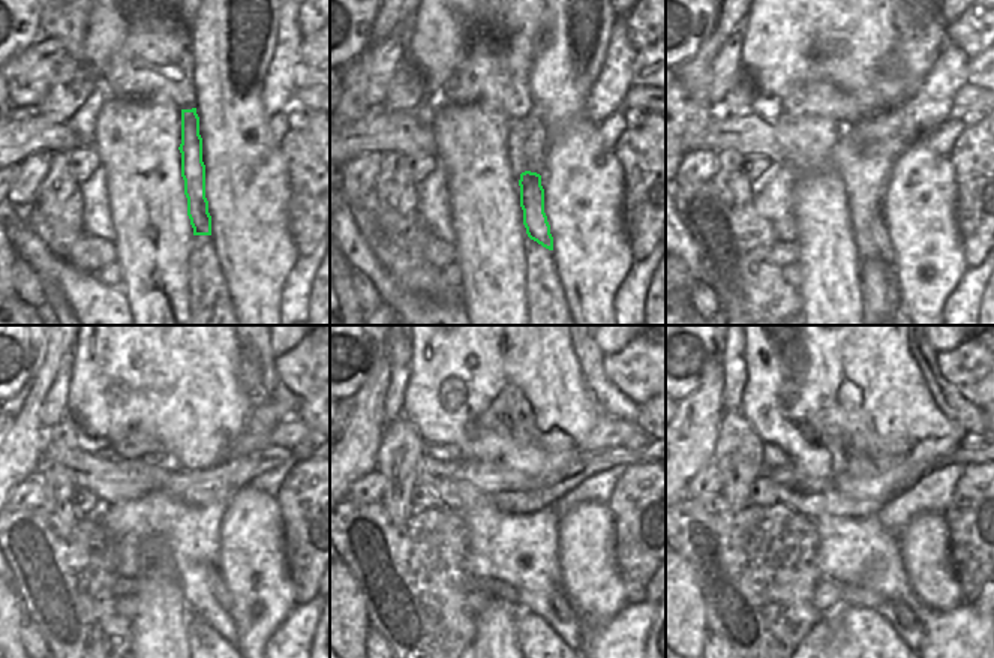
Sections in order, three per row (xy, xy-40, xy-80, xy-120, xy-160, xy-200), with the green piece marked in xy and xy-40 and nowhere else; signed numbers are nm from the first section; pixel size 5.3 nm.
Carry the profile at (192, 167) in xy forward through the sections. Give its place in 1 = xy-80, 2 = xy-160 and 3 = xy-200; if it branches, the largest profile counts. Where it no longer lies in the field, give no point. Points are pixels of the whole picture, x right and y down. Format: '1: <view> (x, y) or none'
1: xy-80 (879, 233)
2: xy-160 (573, 627)
3: xy-200 (912, 628)

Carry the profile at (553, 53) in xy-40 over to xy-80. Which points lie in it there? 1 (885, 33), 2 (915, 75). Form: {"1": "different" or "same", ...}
{"1": "different", "2": "same"}

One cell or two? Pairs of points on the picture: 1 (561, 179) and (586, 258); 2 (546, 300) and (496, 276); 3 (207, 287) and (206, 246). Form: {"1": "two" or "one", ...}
{"1": "one", "2": "two", "3": "one"}

